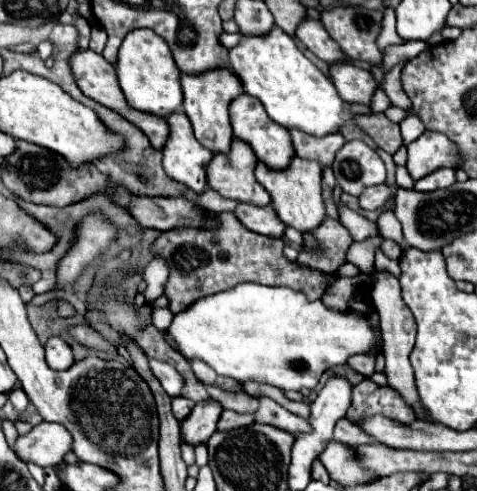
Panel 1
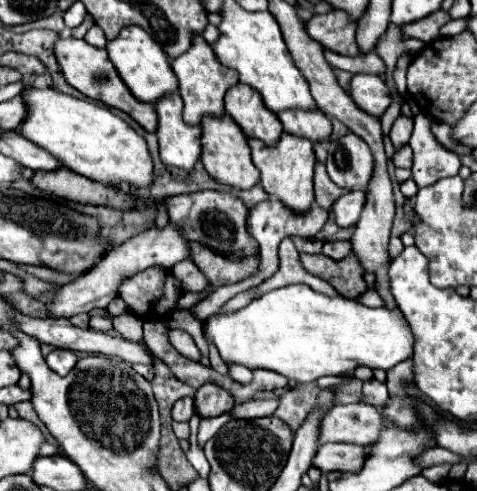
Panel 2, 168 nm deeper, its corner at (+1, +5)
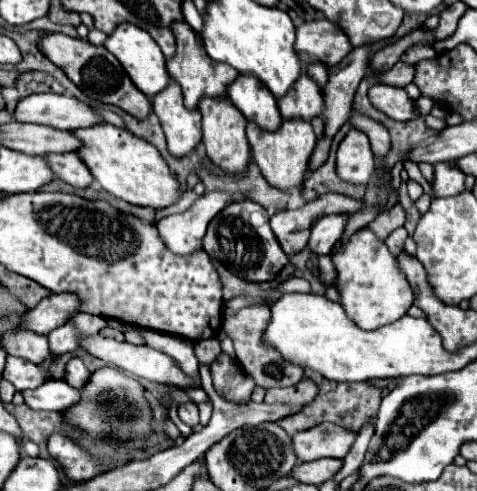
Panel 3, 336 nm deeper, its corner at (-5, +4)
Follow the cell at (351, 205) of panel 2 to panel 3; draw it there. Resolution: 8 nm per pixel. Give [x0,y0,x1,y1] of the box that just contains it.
[308,215,350,255]

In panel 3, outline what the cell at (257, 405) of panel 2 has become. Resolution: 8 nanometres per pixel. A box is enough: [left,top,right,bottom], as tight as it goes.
[266,379,318,405]

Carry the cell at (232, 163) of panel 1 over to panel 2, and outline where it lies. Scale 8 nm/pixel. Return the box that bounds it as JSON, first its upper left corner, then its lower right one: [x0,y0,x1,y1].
[200,114,260,190]

